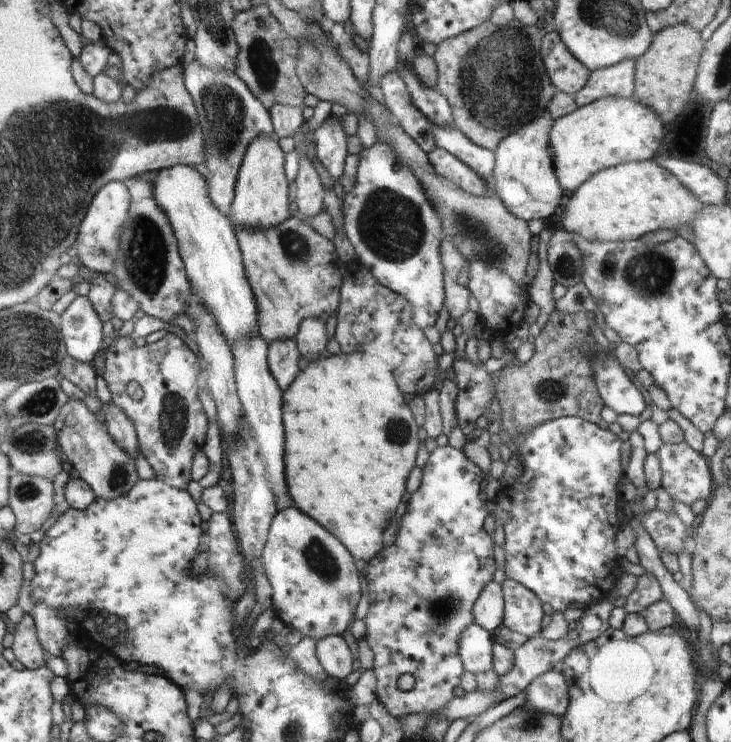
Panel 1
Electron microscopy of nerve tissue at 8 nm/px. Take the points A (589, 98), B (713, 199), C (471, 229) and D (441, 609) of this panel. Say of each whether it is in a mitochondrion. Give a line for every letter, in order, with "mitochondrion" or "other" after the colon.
A: other
B: other
C: mitochondrion
D: mitochondrion

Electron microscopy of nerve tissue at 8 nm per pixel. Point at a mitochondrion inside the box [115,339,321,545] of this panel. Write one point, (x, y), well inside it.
(173, 415)

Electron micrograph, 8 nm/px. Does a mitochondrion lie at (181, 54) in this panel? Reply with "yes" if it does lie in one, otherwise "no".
no

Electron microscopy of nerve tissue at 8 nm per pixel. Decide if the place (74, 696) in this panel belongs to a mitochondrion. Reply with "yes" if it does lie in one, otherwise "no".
no

